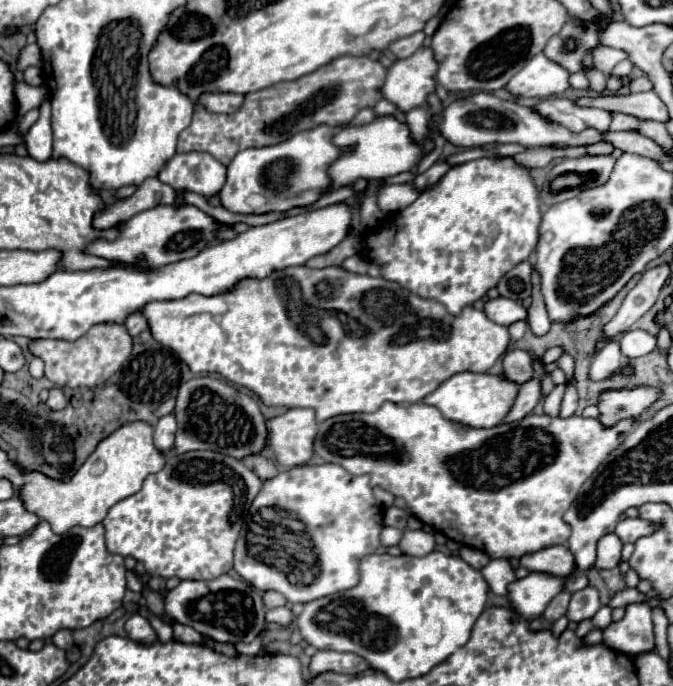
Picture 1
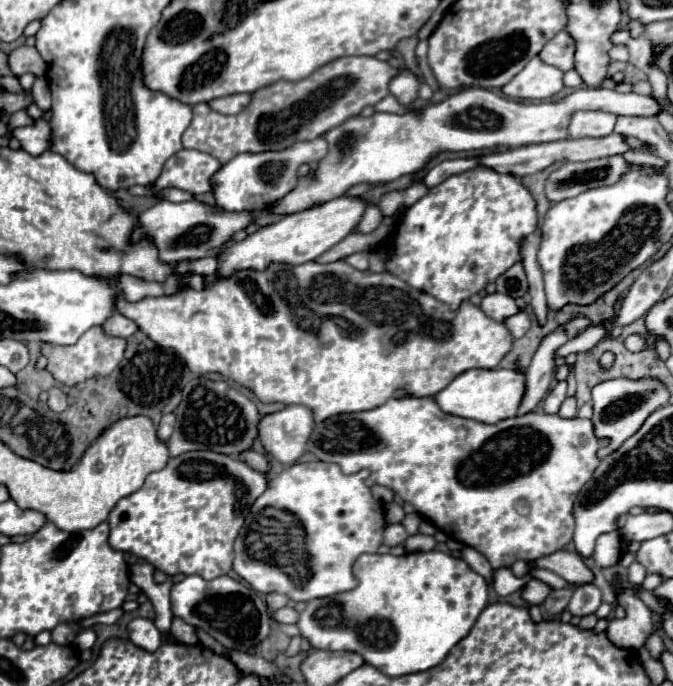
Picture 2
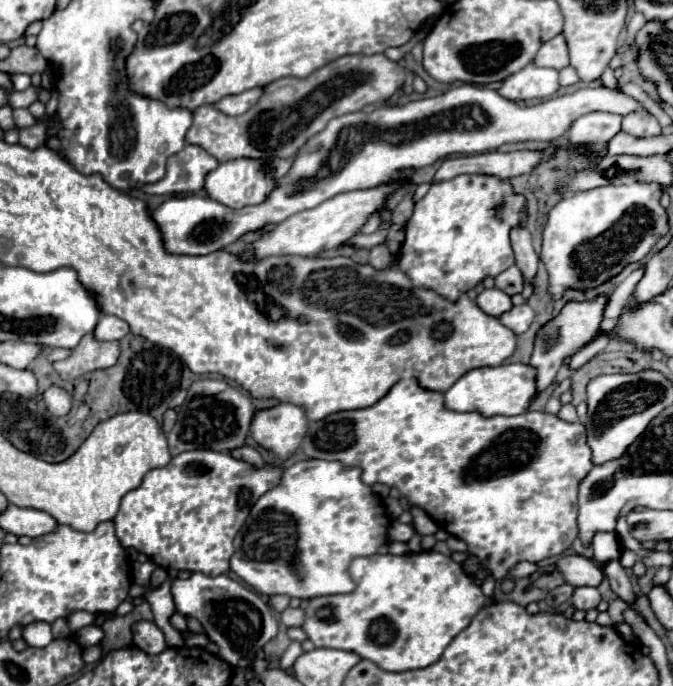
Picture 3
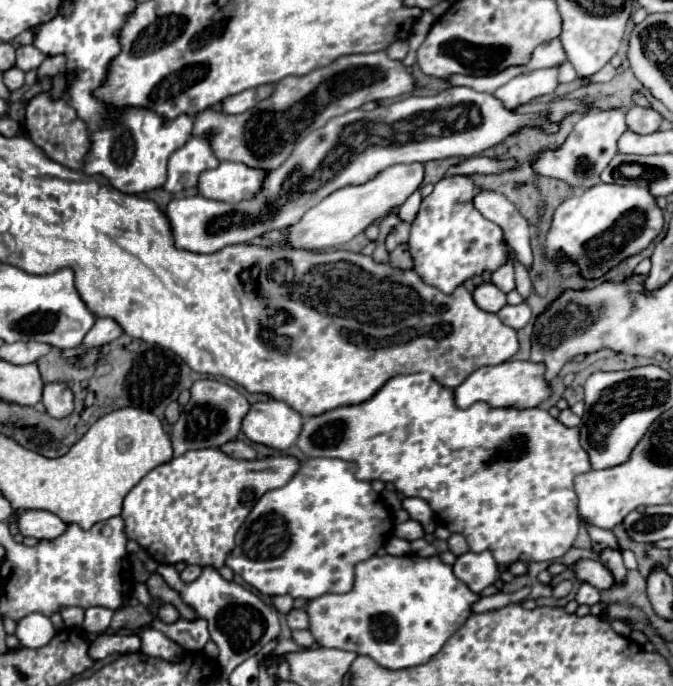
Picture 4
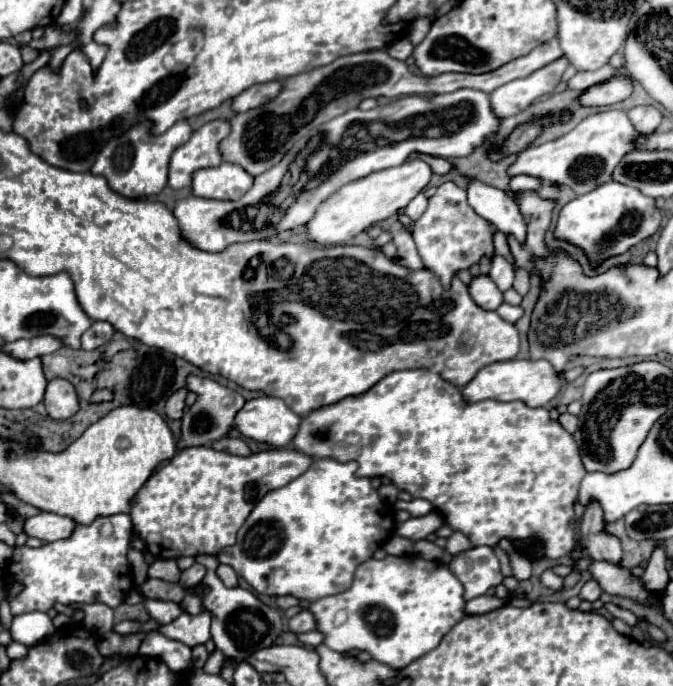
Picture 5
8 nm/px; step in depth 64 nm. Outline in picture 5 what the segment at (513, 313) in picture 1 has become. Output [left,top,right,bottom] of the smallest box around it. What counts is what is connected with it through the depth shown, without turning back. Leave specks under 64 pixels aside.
[468,274,502,310]

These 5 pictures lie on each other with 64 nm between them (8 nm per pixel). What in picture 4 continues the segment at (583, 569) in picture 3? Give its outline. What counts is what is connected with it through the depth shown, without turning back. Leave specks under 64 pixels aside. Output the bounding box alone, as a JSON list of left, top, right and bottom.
[576,560,616,590]

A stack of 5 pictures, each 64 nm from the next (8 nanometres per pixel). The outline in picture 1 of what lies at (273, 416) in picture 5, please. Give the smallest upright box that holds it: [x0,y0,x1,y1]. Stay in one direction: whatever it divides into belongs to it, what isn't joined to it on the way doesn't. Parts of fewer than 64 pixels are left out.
[266,408,316,468]

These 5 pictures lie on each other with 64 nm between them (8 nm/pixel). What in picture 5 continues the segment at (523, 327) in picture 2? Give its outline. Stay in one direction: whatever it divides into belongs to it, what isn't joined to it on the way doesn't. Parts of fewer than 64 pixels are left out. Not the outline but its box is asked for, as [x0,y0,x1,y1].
[496,302,522,322]

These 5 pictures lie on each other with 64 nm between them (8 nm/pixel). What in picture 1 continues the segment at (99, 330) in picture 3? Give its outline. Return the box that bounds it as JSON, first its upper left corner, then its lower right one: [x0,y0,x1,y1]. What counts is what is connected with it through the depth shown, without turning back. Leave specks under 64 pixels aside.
[122,314,146,336]

